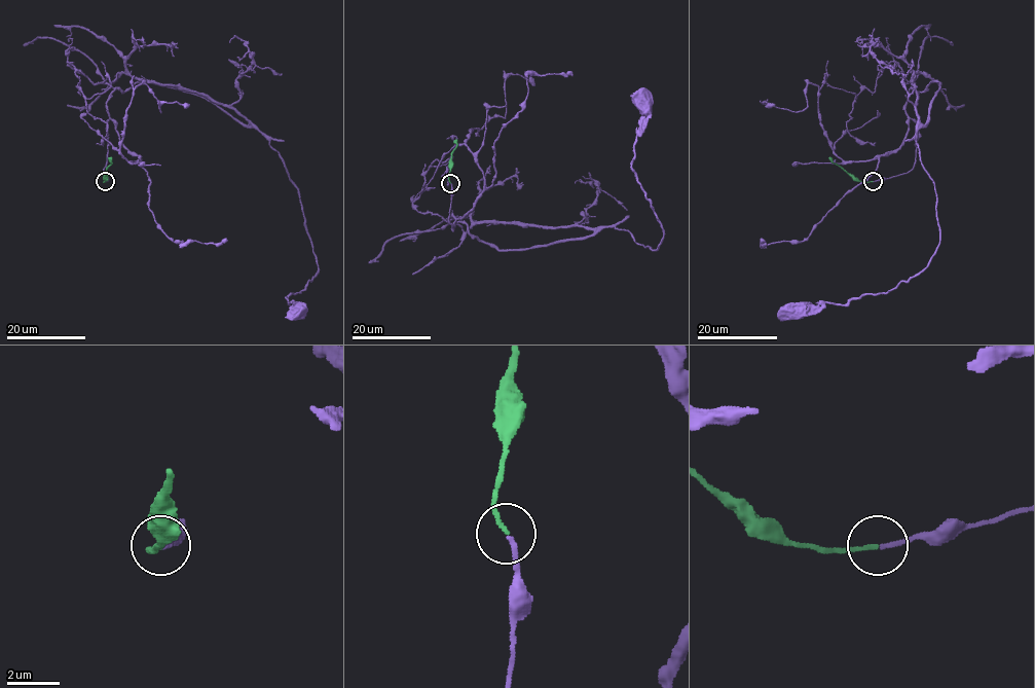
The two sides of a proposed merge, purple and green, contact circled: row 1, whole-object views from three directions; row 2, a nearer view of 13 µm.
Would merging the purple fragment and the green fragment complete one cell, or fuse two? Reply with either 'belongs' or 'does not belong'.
belongs

